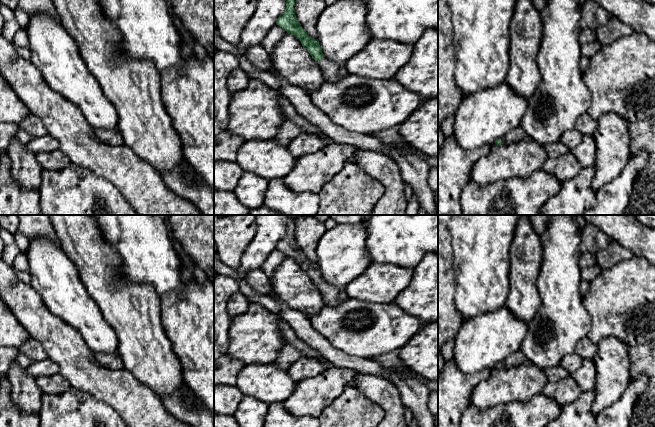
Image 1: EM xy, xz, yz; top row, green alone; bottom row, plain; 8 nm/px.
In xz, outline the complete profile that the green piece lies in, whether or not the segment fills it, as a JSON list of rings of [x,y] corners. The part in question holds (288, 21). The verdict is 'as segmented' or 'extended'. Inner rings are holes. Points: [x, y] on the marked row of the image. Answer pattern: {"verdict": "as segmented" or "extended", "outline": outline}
{"verdict": "extended", "outline": [[[286,0],[286,10],[280,15],[276,24],[286,30],[288,34],[296,36],[312,58],[320,66],[326,80],[335,82],[349,75],[345,64],[331,61],[323,56],[322,48],[317,39],[310,37],[298,22],[295,10],[295,0]]]}

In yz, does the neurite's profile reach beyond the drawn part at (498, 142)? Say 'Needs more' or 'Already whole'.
Needs more

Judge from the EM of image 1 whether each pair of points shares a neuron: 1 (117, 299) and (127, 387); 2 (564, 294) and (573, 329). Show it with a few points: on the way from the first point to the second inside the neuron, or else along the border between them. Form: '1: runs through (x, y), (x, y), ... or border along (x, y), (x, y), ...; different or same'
1: border along (123, 368), (127, 369), (143, 383); different
2: runs through (564, 303), (564, 320); same

